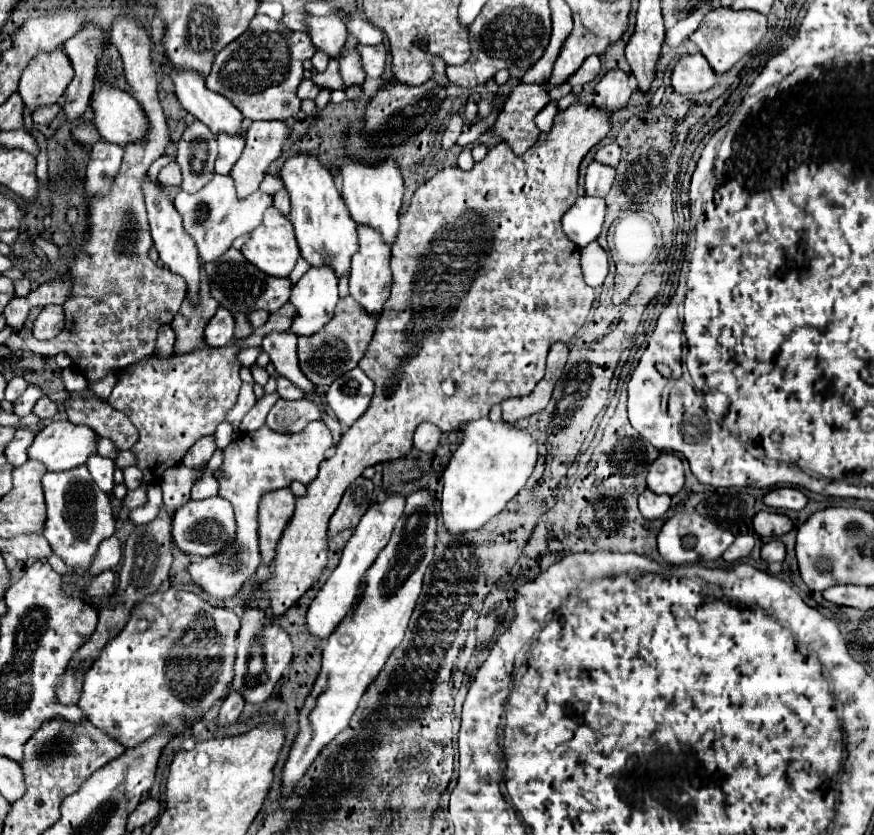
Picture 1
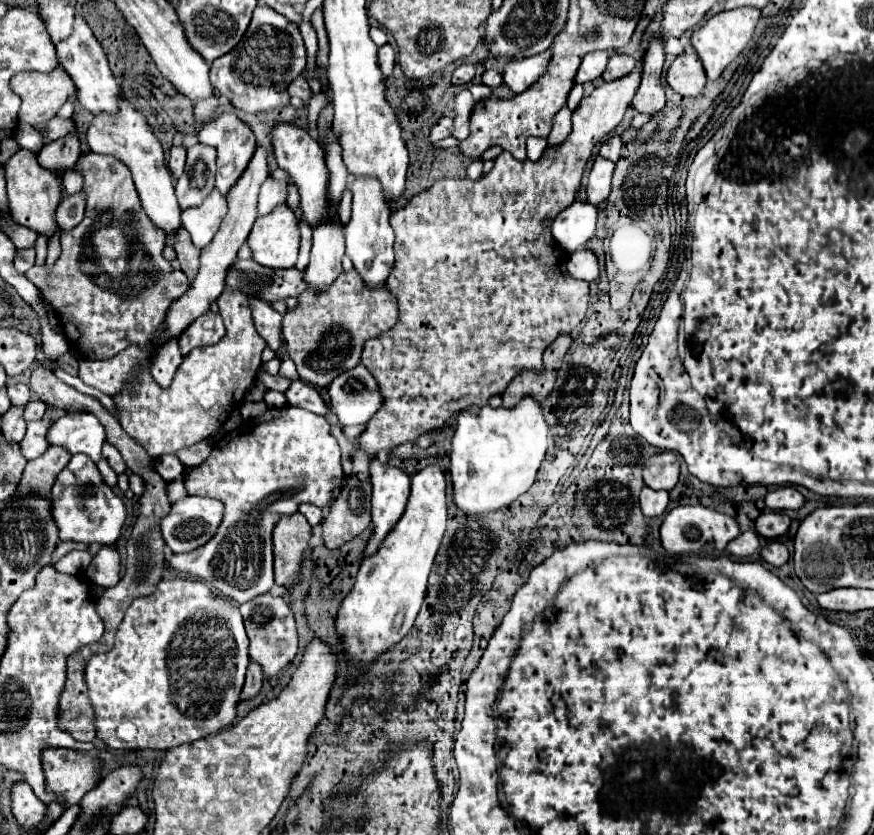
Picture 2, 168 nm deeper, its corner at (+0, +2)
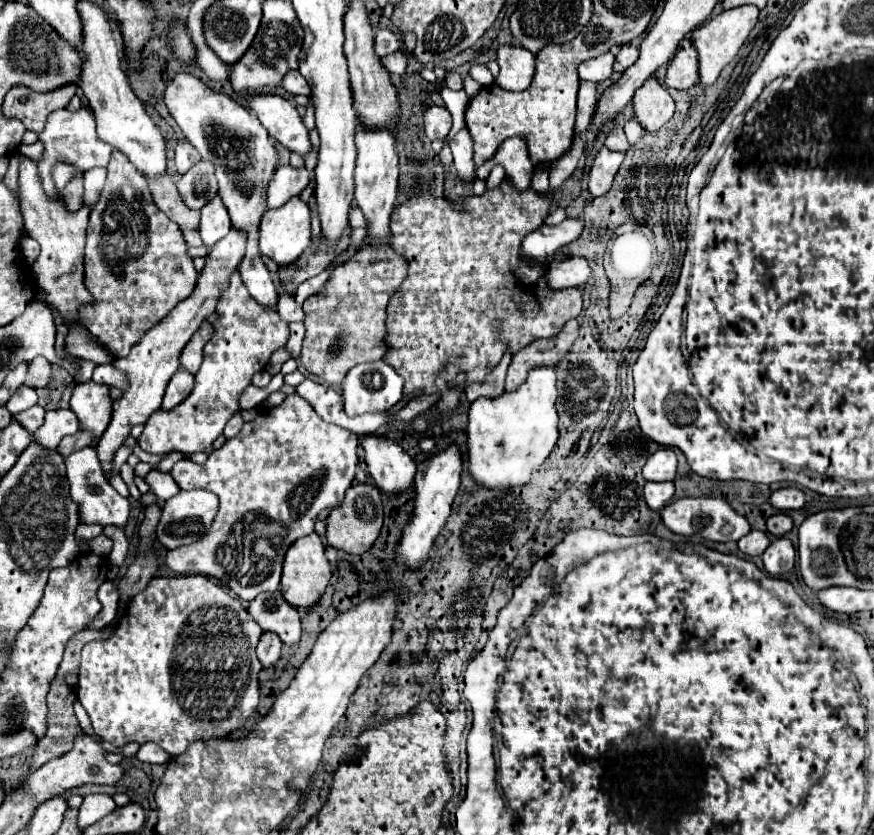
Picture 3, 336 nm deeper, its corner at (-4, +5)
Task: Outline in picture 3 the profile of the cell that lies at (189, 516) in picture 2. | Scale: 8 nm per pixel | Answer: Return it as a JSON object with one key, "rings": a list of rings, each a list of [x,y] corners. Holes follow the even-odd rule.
{"rings":[[[205,489],[179,491],[175,497],[165,501],[165,505],[163,505],[163,515],[161,515],[159,525],[157,525],[159,543],[167,549],[195,543],[197,539],[201,539],[209,531],[217,511],[219,511],[219,499],[211,491],[205,491]]]}

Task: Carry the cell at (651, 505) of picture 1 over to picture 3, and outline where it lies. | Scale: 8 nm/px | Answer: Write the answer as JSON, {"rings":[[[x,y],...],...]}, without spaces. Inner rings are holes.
{"rings":[[[645,483],[645,501],[653,511],[663,509],[673,497],[673,483]]]}

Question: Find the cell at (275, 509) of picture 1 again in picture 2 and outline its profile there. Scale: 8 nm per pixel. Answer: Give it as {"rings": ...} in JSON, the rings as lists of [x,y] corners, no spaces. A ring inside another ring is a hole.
{"rings":[[[301,512],[295,516],[283,516],[273,530],[275,552],[275,582],[285,588],[293,588],[299,580],[305,552],[313,536],[311,524]]]}

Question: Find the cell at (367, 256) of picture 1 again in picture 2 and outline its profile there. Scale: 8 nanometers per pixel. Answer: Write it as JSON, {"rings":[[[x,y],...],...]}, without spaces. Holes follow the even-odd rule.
{"rings":[[[355,178],[351,184],[353,192],[353,214],[349,224],[345,226],[347,238],[347,256],[353,260],[355,268],[363,276],[367,286],[379,286],[387,280],[393,266],[393,228],[389,224],[391,206],[383,196],[383,188],[379,188],[377,180],[371,178]]]}

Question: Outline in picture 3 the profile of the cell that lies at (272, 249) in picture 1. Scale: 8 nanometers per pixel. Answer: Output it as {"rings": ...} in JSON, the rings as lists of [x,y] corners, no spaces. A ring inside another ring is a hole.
{"rings":[[[291,197],[279,209],[267,209],[259,223],[259,249],[271,257],[277,265],[289,265],[297,261],[311,243],[311,217],[309,207],[299,197]]]}

